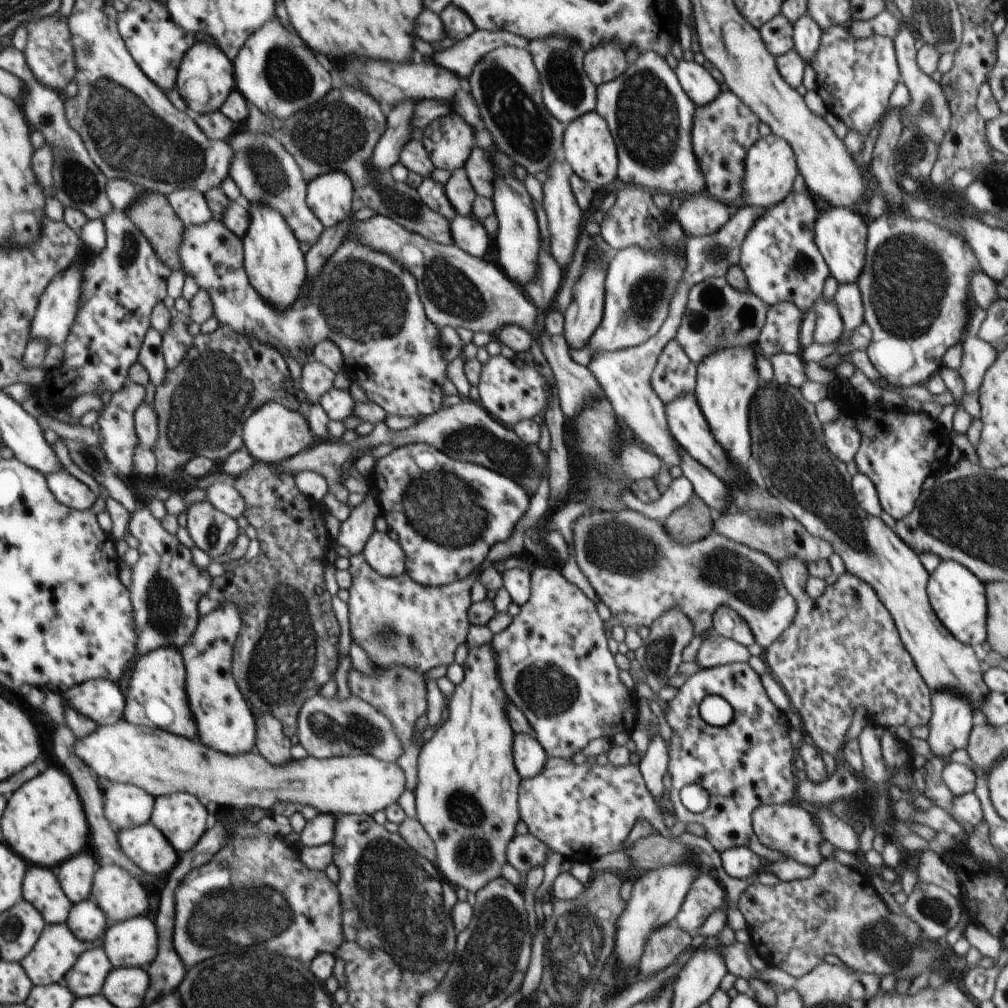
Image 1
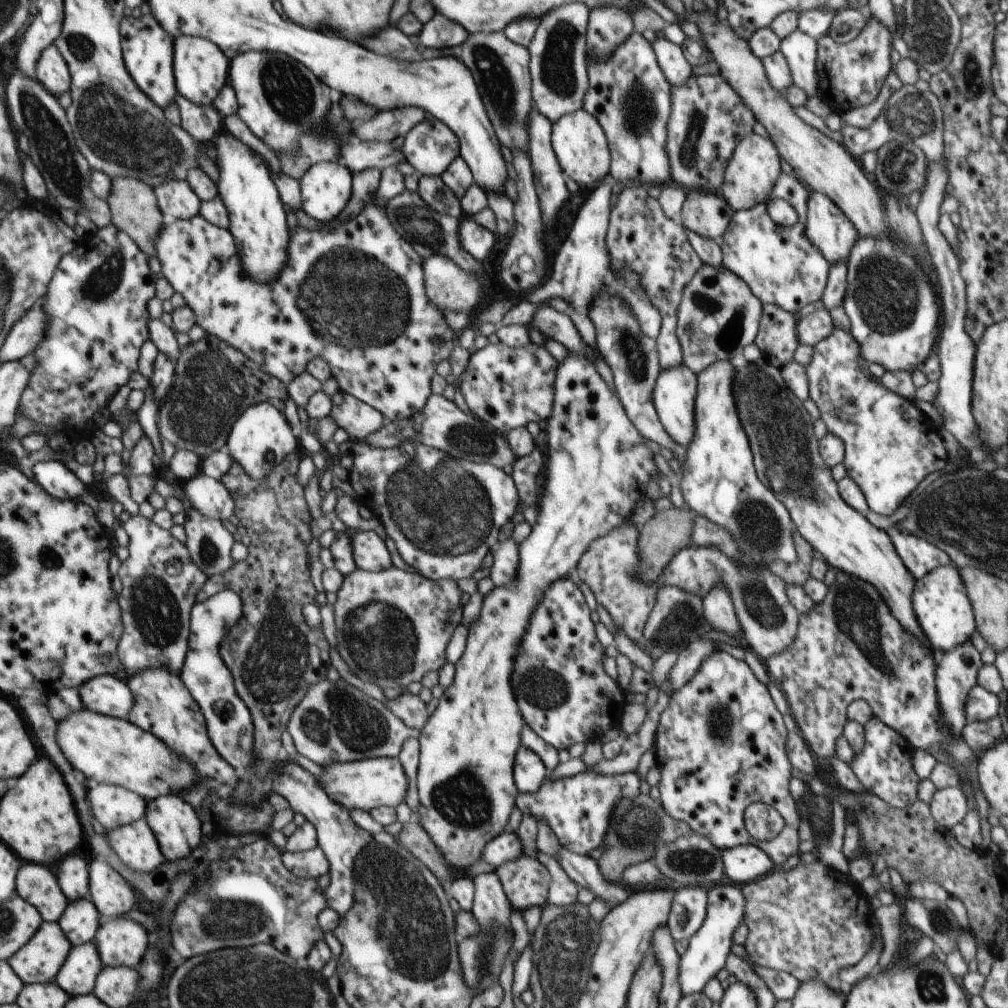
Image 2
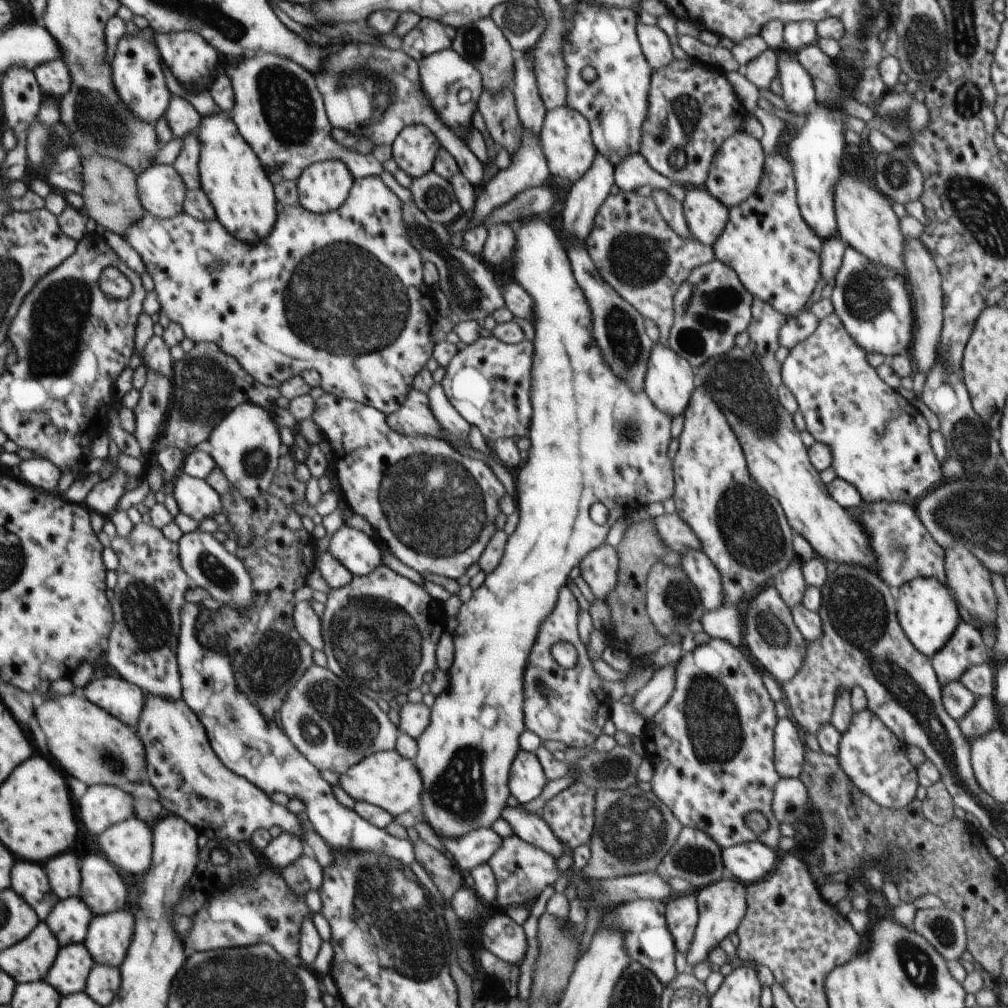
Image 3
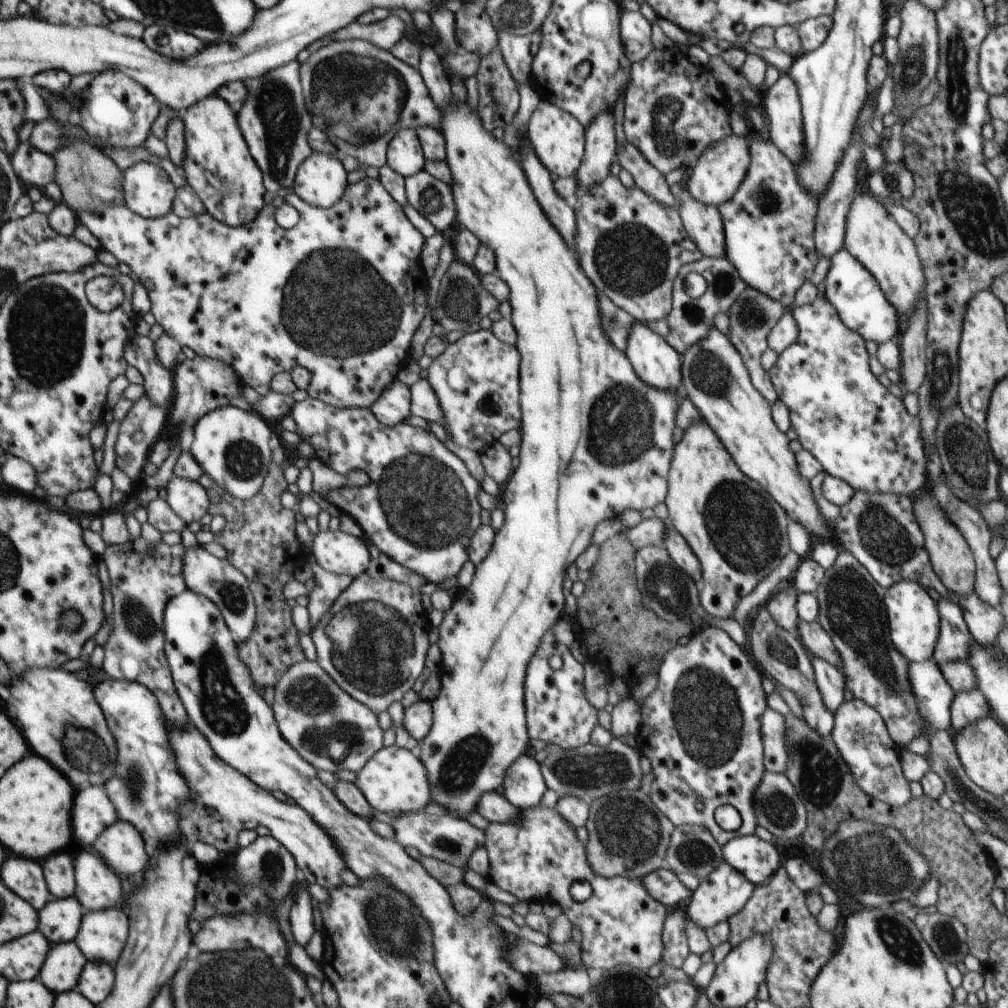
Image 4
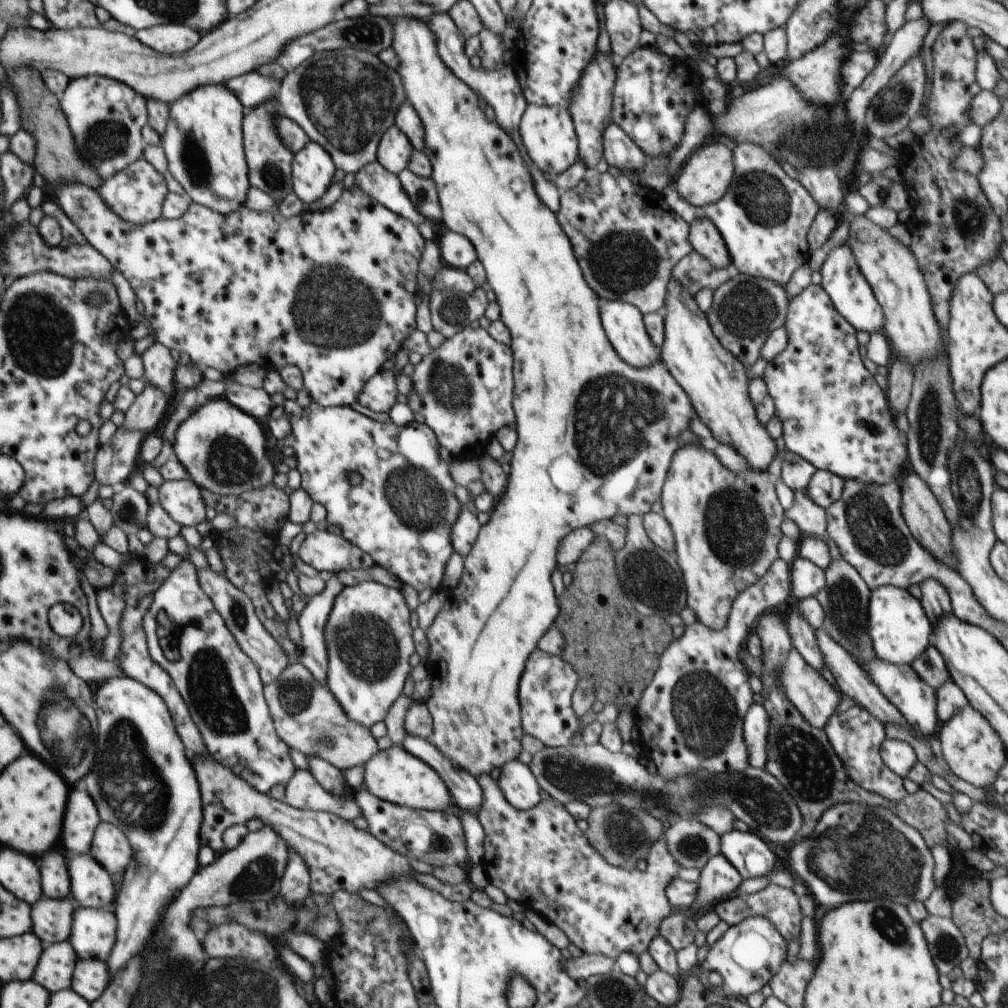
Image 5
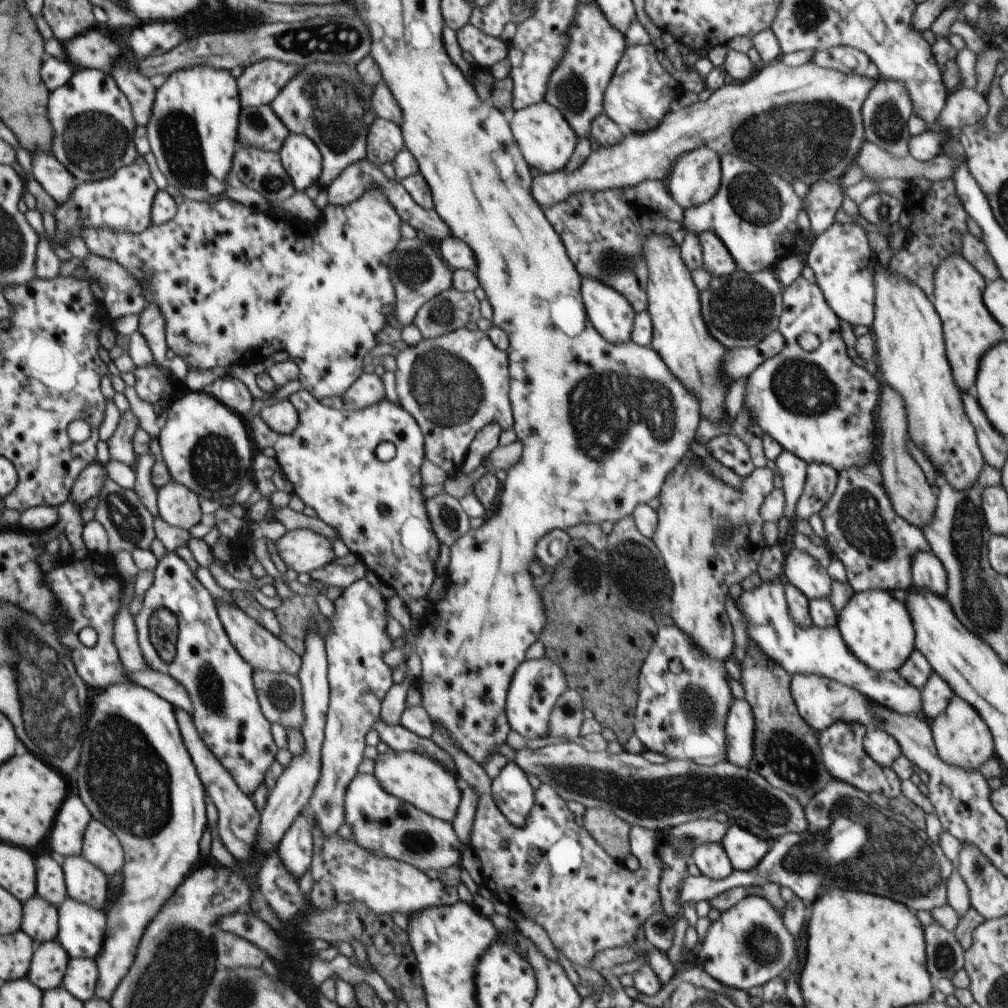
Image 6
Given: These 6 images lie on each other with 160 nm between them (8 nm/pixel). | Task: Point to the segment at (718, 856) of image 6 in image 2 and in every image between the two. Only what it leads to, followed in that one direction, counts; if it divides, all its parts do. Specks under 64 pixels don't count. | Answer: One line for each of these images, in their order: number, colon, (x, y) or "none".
2: (708, 950)
3: (722, 905)
4: (724, 892)
5: (719, 881)

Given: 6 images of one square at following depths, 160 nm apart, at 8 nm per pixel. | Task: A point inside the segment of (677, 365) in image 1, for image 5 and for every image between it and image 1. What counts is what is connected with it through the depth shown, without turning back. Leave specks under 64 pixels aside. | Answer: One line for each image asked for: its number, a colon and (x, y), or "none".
2: (640, 237)
3: (638, 254)
4: (632, 248)
5: (627, 239)

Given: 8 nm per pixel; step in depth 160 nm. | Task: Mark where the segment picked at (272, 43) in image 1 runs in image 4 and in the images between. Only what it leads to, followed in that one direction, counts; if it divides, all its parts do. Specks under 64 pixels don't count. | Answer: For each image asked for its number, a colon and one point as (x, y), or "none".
2: (278, 98)
3: (280, 113)
4: (275, 120)

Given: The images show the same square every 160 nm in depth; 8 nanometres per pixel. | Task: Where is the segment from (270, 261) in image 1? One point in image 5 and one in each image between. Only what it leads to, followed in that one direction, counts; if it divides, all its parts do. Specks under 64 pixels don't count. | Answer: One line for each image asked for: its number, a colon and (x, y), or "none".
2: (259, 223)
3: (241, 191)
4: (218, 165)
5: (203, 142)

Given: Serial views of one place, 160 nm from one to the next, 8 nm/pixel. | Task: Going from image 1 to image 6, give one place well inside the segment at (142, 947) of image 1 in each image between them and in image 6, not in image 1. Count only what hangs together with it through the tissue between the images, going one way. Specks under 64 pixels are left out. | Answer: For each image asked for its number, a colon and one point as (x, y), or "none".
2: (121, 942)
3: (109, 937)
4: (103, 934)
5: (93, 935)
6: (82, 926)

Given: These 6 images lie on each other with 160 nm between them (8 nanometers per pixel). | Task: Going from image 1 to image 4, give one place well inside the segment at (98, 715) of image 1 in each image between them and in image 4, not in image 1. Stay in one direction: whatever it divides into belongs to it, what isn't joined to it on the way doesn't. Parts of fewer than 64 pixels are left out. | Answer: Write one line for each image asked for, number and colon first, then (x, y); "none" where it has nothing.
2: (104, 694)
3: (125, 701)
4: (148, 789)

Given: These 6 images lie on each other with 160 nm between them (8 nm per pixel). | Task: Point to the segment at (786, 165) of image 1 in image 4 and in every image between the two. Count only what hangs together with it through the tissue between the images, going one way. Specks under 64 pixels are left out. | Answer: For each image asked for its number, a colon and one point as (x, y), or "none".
2: (754, 167)
3: (737, 168)
4: (720, 170)

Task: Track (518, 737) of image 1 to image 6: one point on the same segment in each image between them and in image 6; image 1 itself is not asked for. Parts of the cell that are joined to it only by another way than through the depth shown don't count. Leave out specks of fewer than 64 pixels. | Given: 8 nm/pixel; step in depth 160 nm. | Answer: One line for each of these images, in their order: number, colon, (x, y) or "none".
2: (529, 771)
3: (527, 779)
4: (524, 785)
5: (517, 781)
6: (512, 792)

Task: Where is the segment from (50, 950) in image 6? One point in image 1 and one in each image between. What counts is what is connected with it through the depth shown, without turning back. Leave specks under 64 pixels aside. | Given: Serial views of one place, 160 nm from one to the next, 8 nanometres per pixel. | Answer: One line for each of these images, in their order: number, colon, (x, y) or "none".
1: (87, 977)
2: (78, 976)
3: (69, 974)
4: (61, 972)
5: (55, 970)

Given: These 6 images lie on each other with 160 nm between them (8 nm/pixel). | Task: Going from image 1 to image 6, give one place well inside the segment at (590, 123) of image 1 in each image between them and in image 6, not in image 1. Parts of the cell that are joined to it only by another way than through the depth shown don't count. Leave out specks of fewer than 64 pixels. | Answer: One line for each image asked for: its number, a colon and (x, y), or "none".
2: (580, 144)
3: (565, 138)
4: (558, 139)
5: (548, 132)
6: (547, 141)

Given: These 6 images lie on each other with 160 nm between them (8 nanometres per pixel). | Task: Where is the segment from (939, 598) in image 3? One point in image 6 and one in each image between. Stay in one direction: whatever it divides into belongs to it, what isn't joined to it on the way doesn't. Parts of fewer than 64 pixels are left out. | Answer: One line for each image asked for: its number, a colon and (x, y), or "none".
4: (913, 616)
5: (900, 630)
6: (877, 628)

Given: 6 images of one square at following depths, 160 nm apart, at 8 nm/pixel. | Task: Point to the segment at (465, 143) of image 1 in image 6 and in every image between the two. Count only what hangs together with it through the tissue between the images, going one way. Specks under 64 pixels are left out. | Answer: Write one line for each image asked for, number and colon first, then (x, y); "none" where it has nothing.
2: (430, 147)
3: (414, 150)
4: (404, 154)
5: (394, 152)
6: (385, 140)

